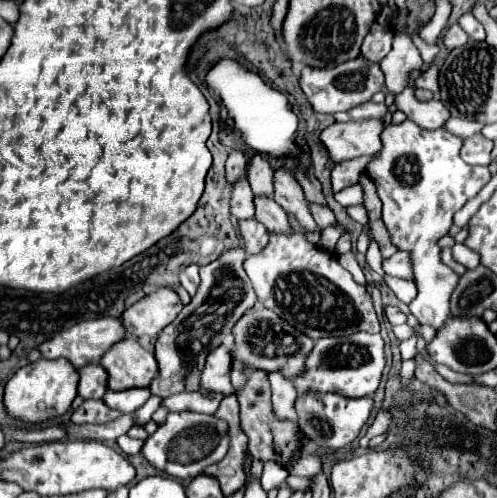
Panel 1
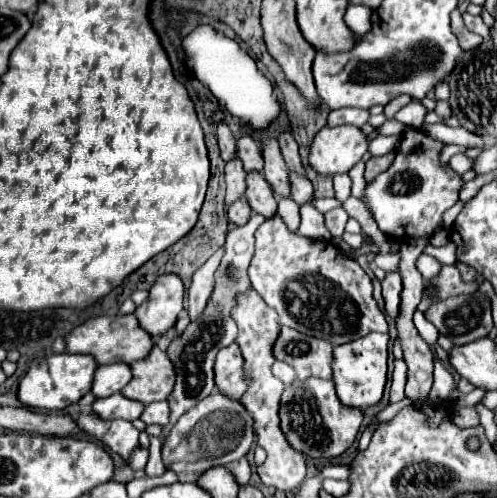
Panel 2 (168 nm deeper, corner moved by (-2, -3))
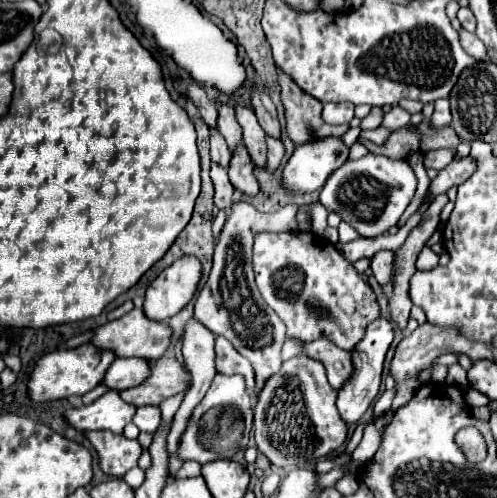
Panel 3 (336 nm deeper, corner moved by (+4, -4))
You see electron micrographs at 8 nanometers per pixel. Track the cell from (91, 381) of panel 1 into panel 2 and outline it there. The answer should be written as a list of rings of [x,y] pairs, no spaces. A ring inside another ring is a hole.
[[[106,364],[106,366],[98,366],[94,372],[94,380],[92,380],[92,394],[96,398],[106,398],[112,396],[114,392],[120,392],[122,386],[130,380],[130,368],[128,364]]]

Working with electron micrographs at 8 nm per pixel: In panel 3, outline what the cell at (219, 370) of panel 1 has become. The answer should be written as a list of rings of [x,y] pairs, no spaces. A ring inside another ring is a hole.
[[[216,337],[216,369],[224,375],[244,375],[246,387],[254,389],[254,369],[248,359],[244,359],[226,337]]]

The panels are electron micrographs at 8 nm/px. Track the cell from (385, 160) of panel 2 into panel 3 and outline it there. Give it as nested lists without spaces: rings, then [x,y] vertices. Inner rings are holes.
[[[416,125],[392,131],[390,139],[382,147],[378,147],[372,141],[366,141],[366,139],[362,139],[362,143],[368,147],[368,151],[388,155],[388,157],[394,157],[394,159],[406,159],[408,155],[412,155],[420,149],[420,131],[418,131]]]

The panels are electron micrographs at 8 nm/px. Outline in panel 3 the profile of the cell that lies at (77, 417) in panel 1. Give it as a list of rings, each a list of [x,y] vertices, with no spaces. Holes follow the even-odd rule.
[[[108,431],[86,435],[98,453],[98,465],[104,475],[124,477],[130,469],[138,465],[142,447],[138,441],[126,439],[124,435],[114,435]]]

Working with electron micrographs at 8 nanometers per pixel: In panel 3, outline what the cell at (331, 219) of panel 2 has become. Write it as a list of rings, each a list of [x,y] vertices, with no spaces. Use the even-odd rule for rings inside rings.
[[[318,201],[312,203],[312,205],[300,207],[300,211],[306,211],[306,213],[312,215],[312,231],[314,231],[316,235],[322,235],[324,229],[326,229],[326,217],[328,217],[328,211],[326,211]]]

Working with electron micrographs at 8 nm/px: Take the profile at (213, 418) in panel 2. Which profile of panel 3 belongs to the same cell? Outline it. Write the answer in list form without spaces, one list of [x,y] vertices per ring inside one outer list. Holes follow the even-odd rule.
[[[218,373],[206,397],[200,401],[200,405],[194,409],[188,421],[188,427],[180,443],[180,457],[184,461],[194,459],[202,465],[216,459],[232,459],[238,451],[246,449],[250,429],[252,429],[252,399],[246,393],[244,377]]]

